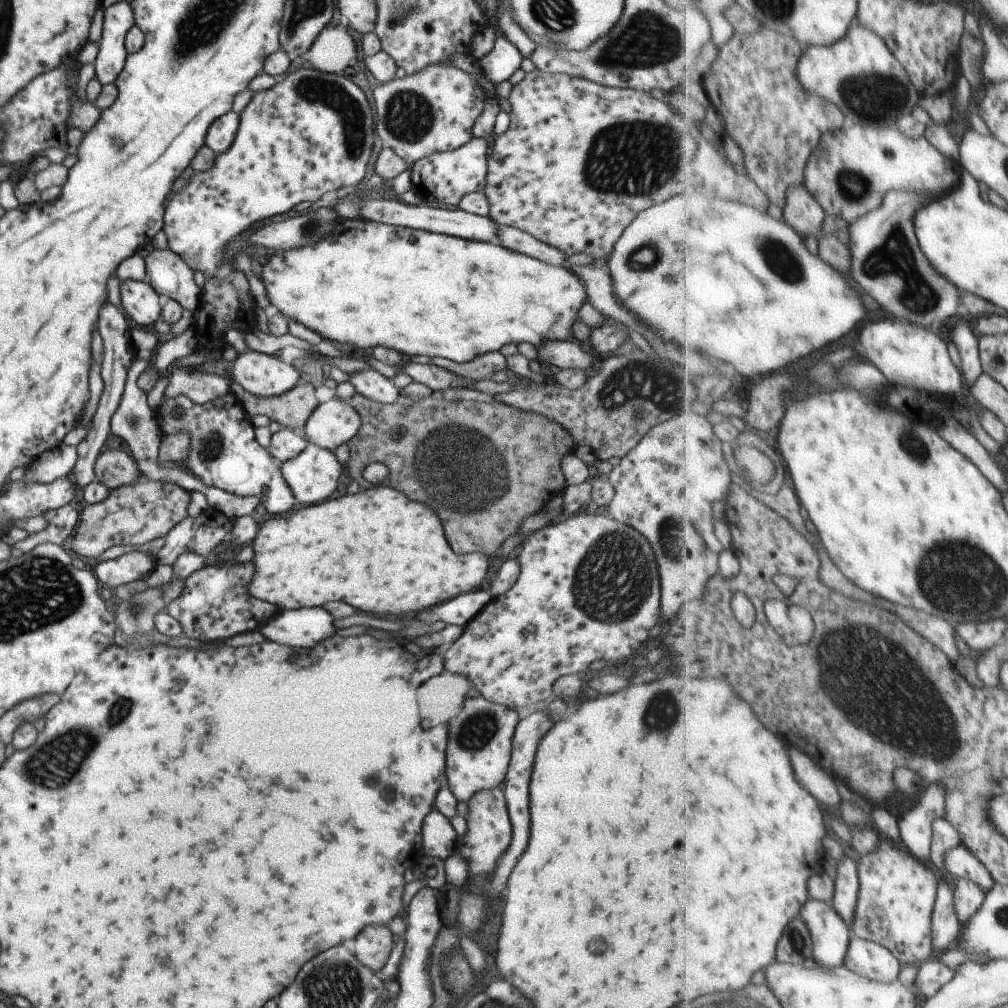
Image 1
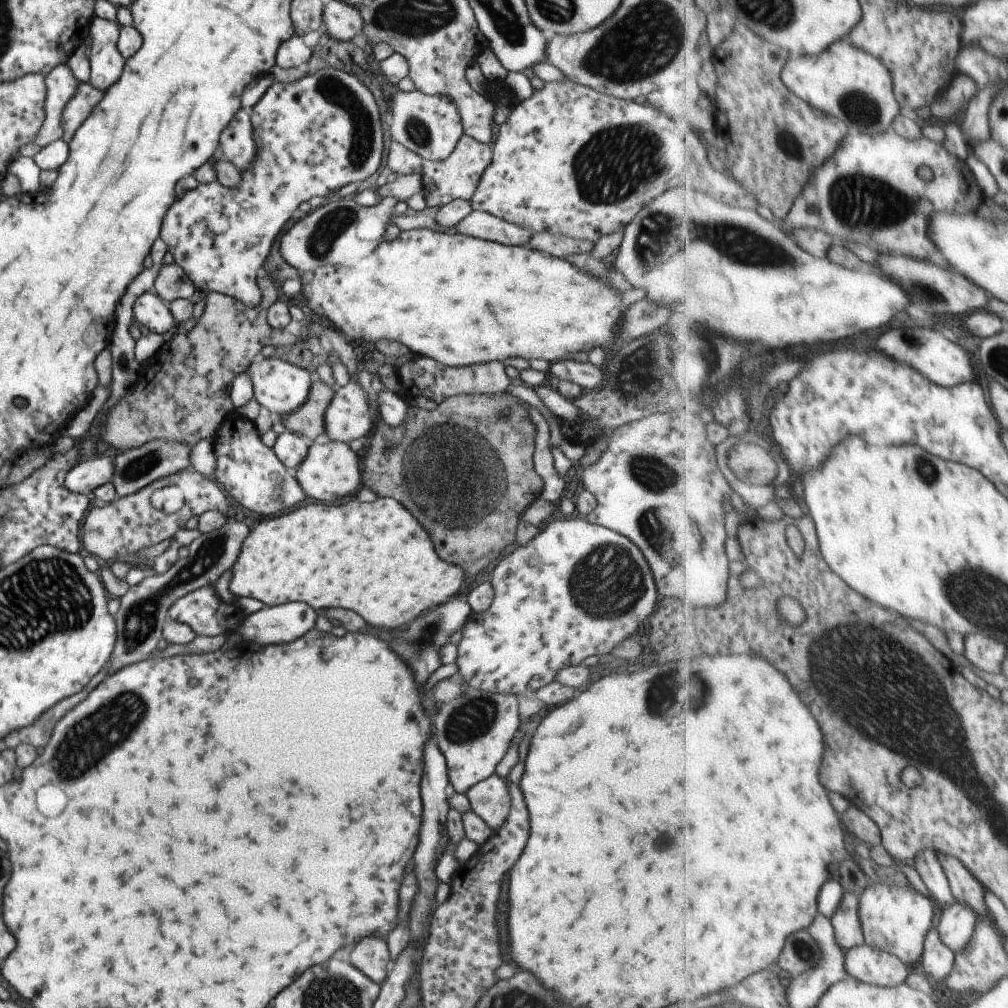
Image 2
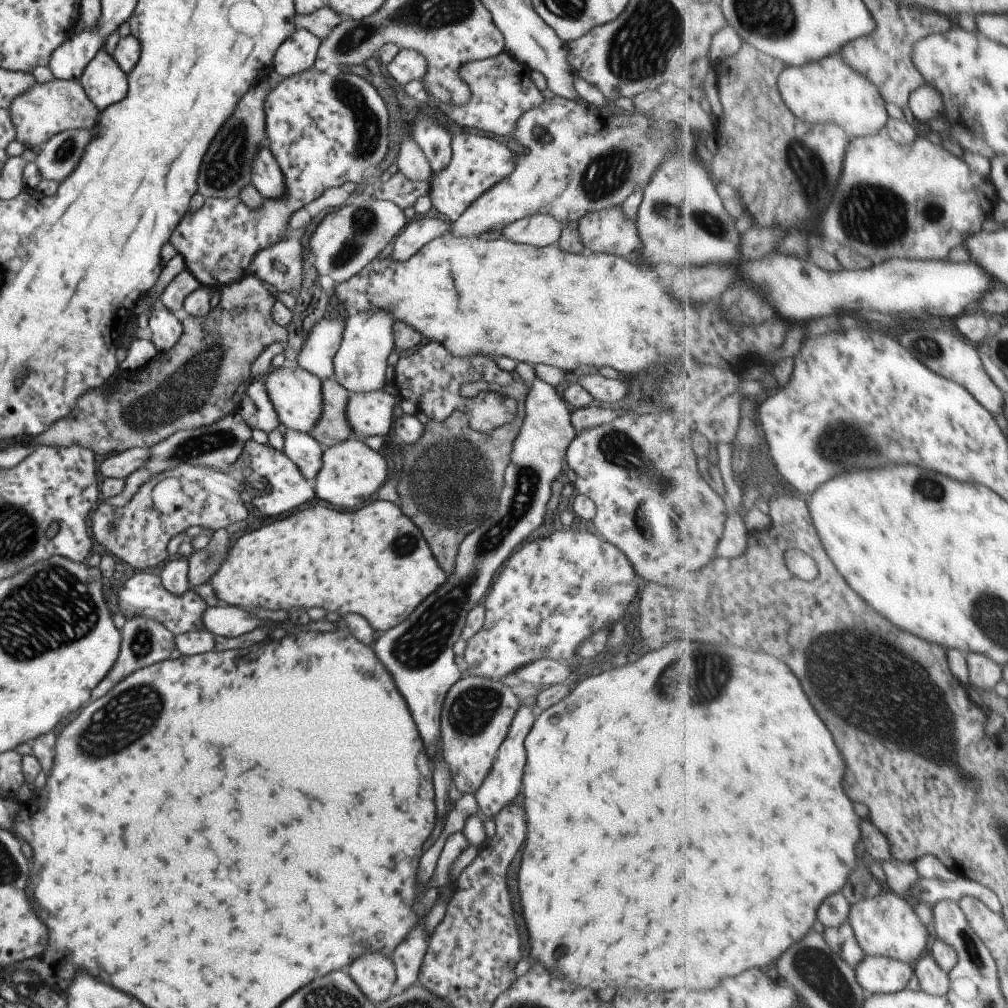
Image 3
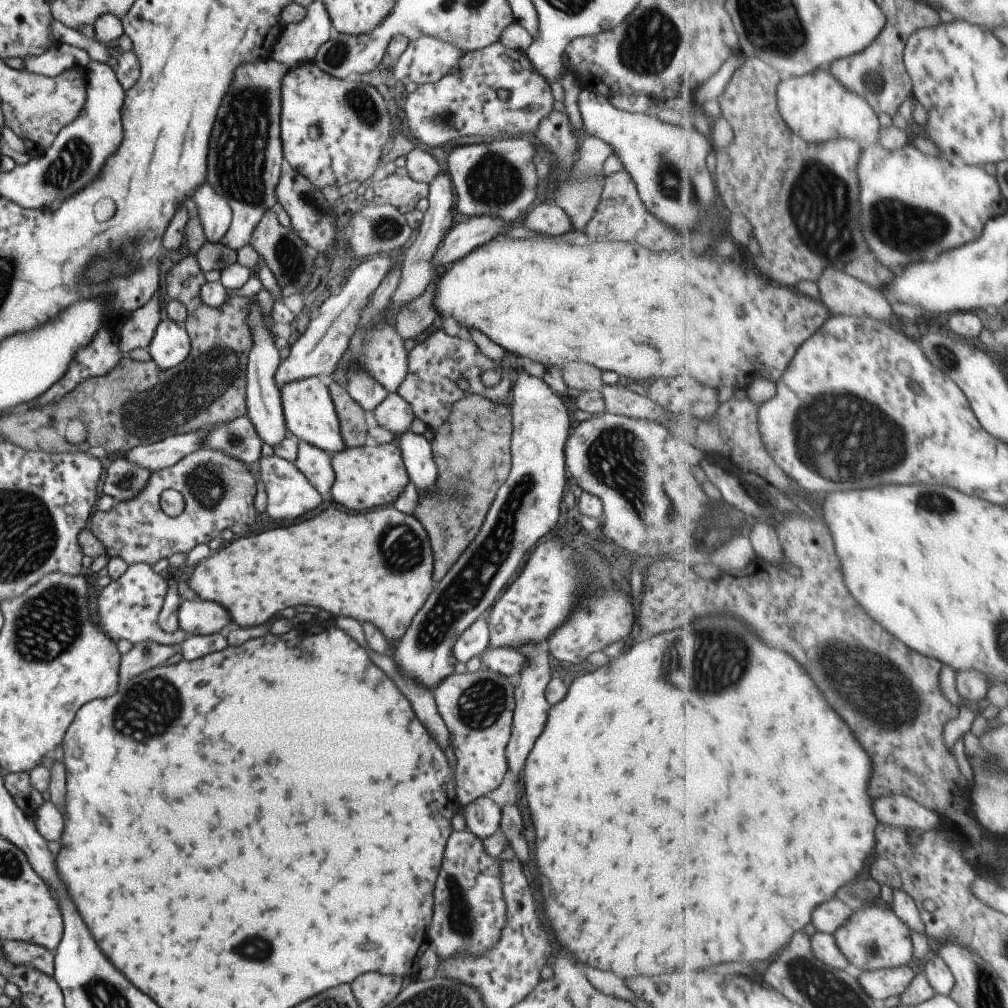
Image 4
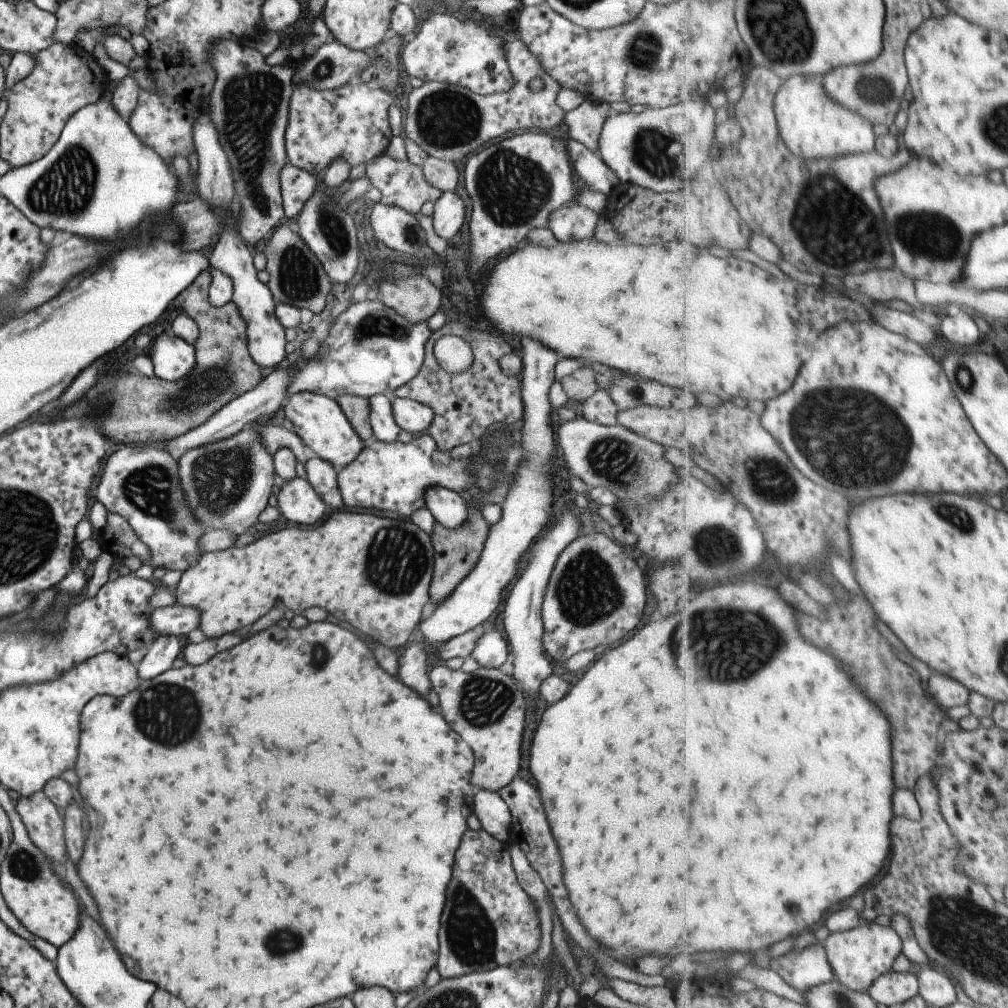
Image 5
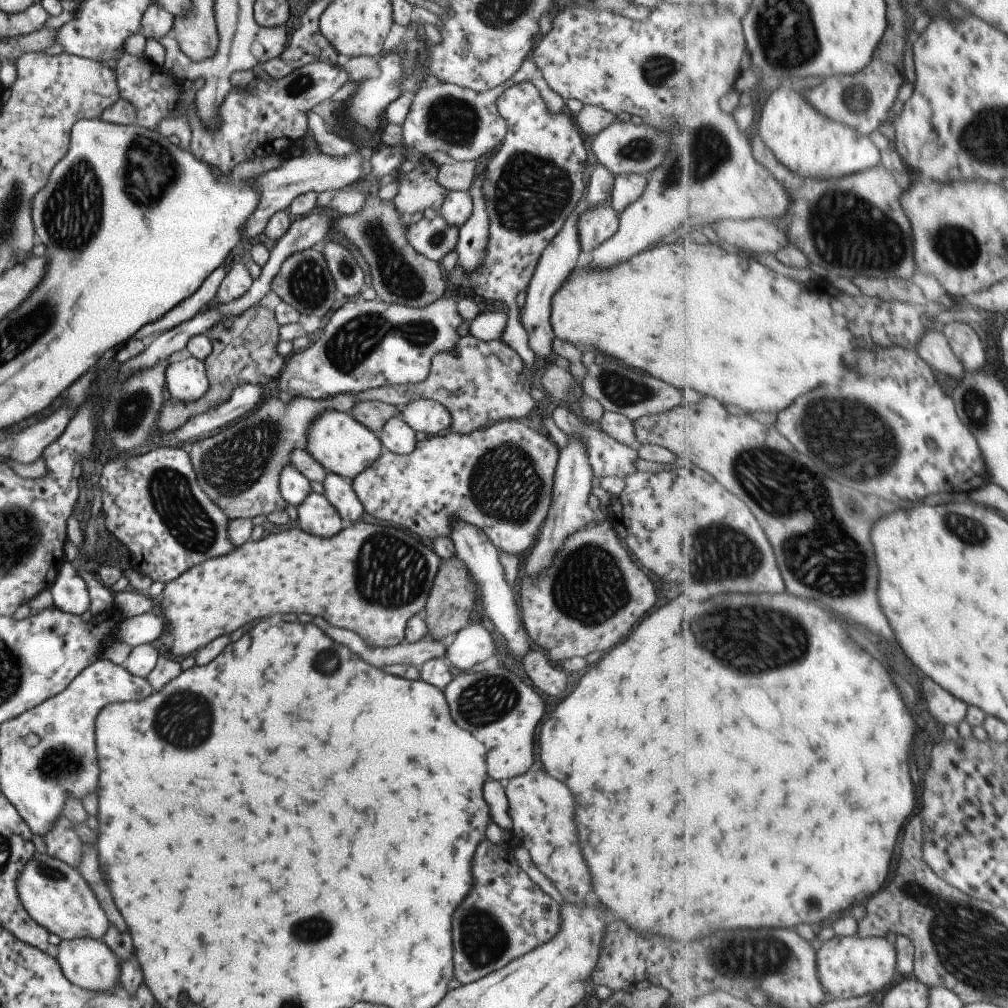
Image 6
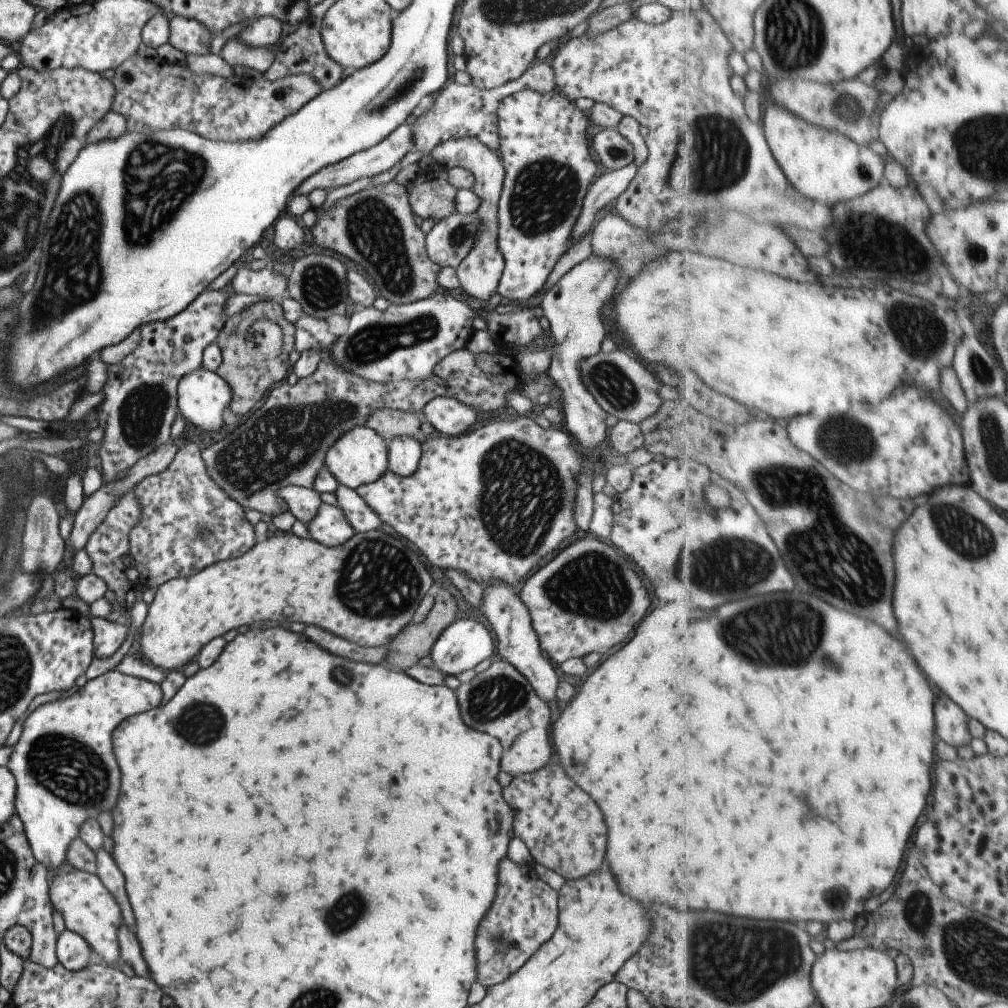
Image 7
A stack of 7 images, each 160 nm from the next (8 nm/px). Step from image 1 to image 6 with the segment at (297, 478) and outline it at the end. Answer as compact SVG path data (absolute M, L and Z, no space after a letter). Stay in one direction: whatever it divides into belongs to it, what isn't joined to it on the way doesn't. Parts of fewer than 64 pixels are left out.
M502 420L466 435L449 430L445 434L426 436L405 455L382 449L380 455L349 482L362 509L373 518L391 522L395 527L432 542L435 535L448 538L449 525L457 517L469 525L478 526L495 548L517 554L519 559L532 547L538 528L546 517L557 454L558 448L544 433L532 431L520 421Z

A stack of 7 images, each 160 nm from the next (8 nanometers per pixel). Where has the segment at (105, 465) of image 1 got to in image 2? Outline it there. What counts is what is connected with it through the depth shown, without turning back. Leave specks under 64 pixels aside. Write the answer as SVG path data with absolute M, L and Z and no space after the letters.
M153 439L150 443L138 446L134 449L124 450L112 460L113 472L110 482L113 485L115 494L124 497L144 486L151 484L154 480L165 478L171 473L176 473L190 467L187 460L192 447L177 441L158 441Z

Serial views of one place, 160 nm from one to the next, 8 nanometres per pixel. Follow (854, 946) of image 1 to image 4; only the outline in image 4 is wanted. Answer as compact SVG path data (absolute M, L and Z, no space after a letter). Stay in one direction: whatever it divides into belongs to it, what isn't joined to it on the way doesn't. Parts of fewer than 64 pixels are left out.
M911 966L862 971L858 979L864 991L878 1004L891 996L901 996L915 980Z

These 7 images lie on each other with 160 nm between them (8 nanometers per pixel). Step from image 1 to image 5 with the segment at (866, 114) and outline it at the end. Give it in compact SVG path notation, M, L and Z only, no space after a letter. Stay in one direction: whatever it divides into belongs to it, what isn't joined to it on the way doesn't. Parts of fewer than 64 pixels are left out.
M793 75L784 80L776 94L775 110L782 139L797 155L810 159L830 159L853 153L877 153L873 123L859 111L837 102L823 82Z

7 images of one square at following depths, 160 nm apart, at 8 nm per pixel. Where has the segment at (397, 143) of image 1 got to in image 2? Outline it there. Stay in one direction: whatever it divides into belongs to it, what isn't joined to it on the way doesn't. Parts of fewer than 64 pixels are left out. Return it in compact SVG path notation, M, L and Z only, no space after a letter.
M396 89L387 102L389 113L389 136L391 140L418 154L422 160L443 160L462 135L458 106L447 93L426 95L417 89L400 91Z

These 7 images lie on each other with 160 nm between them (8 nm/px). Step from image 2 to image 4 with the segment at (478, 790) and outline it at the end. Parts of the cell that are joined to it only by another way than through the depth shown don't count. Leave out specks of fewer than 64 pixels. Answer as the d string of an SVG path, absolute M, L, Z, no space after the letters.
M531 645L537 650L535 656L529 656L526 666L519 675L519 684L514 687L514 709L512 710L512 725L509 740L505 747L507 761L507 773L515 780L519 778L528 750L533 746L537 735L542 731L546 714L550 704L545 700L544 688L549 678L549 666L547 665L547 651L544 646Z

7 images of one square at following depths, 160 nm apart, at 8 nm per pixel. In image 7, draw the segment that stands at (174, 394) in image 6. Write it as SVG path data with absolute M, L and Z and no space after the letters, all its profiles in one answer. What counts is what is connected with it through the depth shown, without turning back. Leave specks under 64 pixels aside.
M197 368L185 374L181 382L177 382L179 414L190 422L192 428L197 428L201 433L219 432L222 429L225 424L222 413L225 408L229 408L229 400L231 400L231 386L223 378L205 368Z

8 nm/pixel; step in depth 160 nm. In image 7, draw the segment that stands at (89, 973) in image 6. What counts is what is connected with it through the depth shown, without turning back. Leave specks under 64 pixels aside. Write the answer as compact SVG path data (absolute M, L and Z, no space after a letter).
M67 929L56 936L54 953L58 963L70 973L77 973L84 969L89 962L89 945L79 936Z

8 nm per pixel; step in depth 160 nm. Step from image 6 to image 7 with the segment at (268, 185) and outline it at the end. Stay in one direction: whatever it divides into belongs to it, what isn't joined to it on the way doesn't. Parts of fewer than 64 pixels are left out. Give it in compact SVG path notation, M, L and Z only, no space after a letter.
M402 124L398 128L395 128L391 134L387 134L379 144L363 150L363 152L357 152L349 158L341 160L341 162L335 162L331 166L325 166L321 170L317 170L315 174L311 174L309 178L305 178L305 182L301 182L295 190L293 190L292 196L307 195L311 190L319 188L326 192L332 189L345 186L365 176L378 175L385 173L392 168L395 168L395 164L399 163L401 158L407 153L413 150L413 144L411 144L411 126L409 124Z

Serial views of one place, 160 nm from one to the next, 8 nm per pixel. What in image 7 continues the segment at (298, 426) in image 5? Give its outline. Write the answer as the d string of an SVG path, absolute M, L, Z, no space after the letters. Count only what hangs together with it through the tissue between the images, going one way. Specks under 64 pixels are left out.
M353 426L353 430L347 430L337 438L337 442L333 442L333 446L329 446L325 452L324 468L339 485L355 490L383 476L387 470L387 444L367 426Z

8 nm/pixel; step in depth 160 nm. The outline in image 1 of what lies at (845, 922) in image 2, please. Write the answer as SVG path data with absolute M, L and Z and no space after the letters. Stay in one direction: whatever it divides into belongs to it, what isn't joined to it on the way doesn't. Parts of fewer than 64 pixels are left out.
M849 850L843 851L842 859L837 861L836 871L838 873L835 880L836 891L833 904L852 928L852 920L854 919L860 889L858 864L856 860L851 858L851 854L847 853Z

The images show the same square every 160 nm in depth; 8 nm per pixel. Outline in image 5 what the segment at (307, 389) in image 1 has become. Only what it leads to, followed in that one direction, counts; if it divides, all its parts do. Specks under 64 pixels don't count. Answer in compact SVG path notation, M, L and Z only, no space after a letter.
M339 395L335 402L341 409L341 412L345 415L347 422L351 425L353 432L358 434L359 440L362 440L363 444L367 440L371 440L372 430L368 421L368 402L366 398L346 395Z

